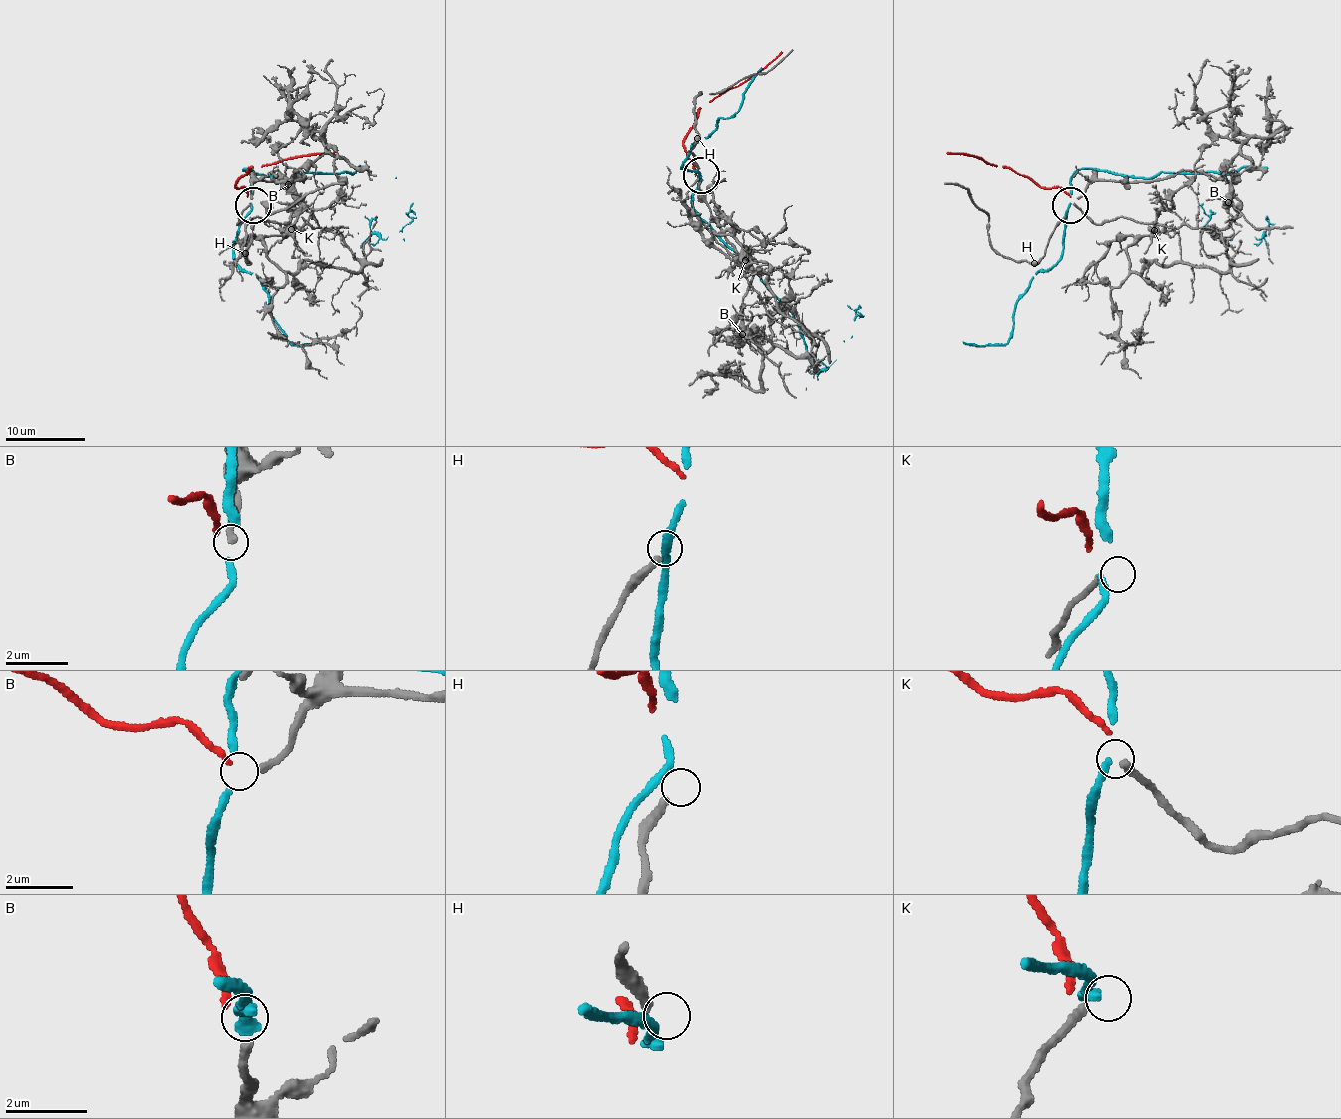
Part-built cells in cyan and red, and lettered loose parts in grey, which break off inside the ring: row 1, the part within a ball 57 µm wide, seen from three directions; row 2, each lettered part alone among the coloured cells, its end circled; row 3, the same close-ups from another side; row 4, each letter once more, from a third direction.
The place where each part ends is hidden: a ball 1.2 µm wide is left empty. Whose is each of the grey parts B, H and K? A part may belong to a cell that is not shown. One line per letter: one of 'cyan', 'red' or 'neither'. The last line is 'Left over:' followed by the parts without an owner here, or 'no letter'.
B: red
H: neither
K: neither
Left over: H, K

